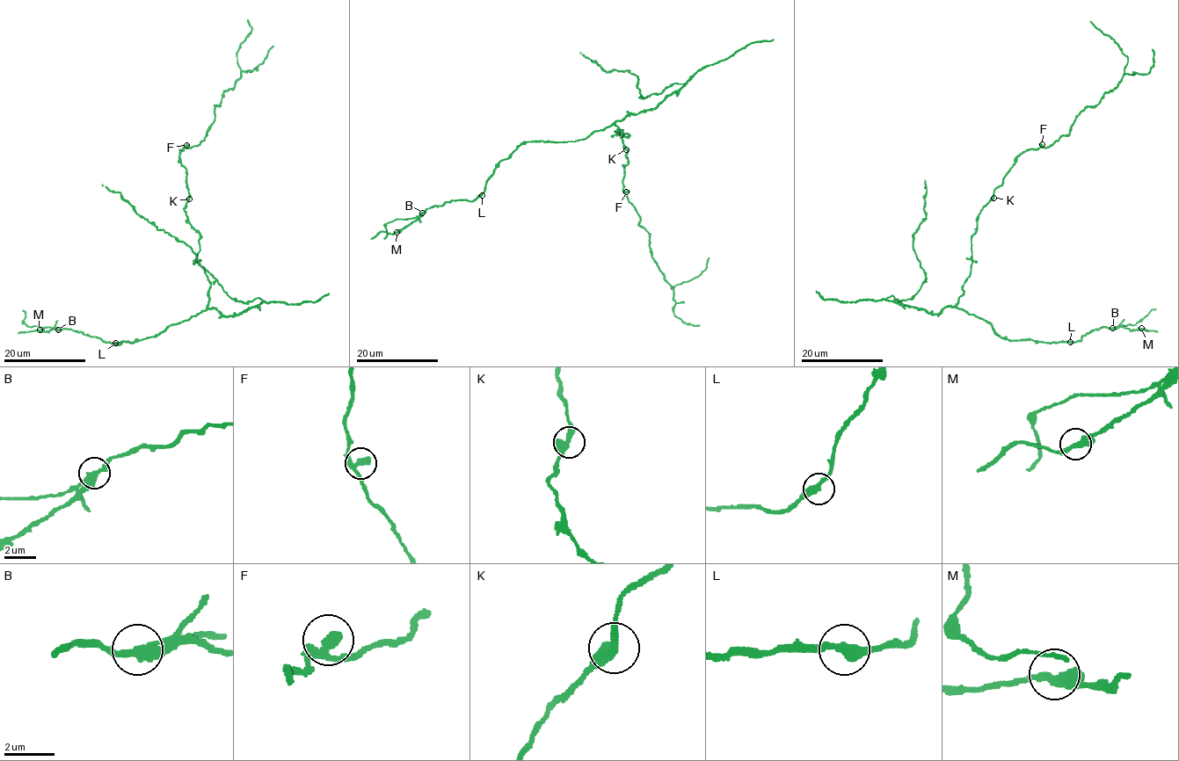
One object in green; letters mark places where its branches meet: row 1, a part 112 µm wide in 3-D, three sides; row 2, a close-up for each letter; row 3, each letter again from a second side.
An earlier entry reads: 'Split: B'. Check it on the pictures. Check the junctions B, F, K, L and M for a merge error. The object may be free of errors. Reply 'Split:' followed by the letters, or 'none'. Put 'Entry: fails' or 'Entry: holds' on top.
Entry: holds
Split: B

